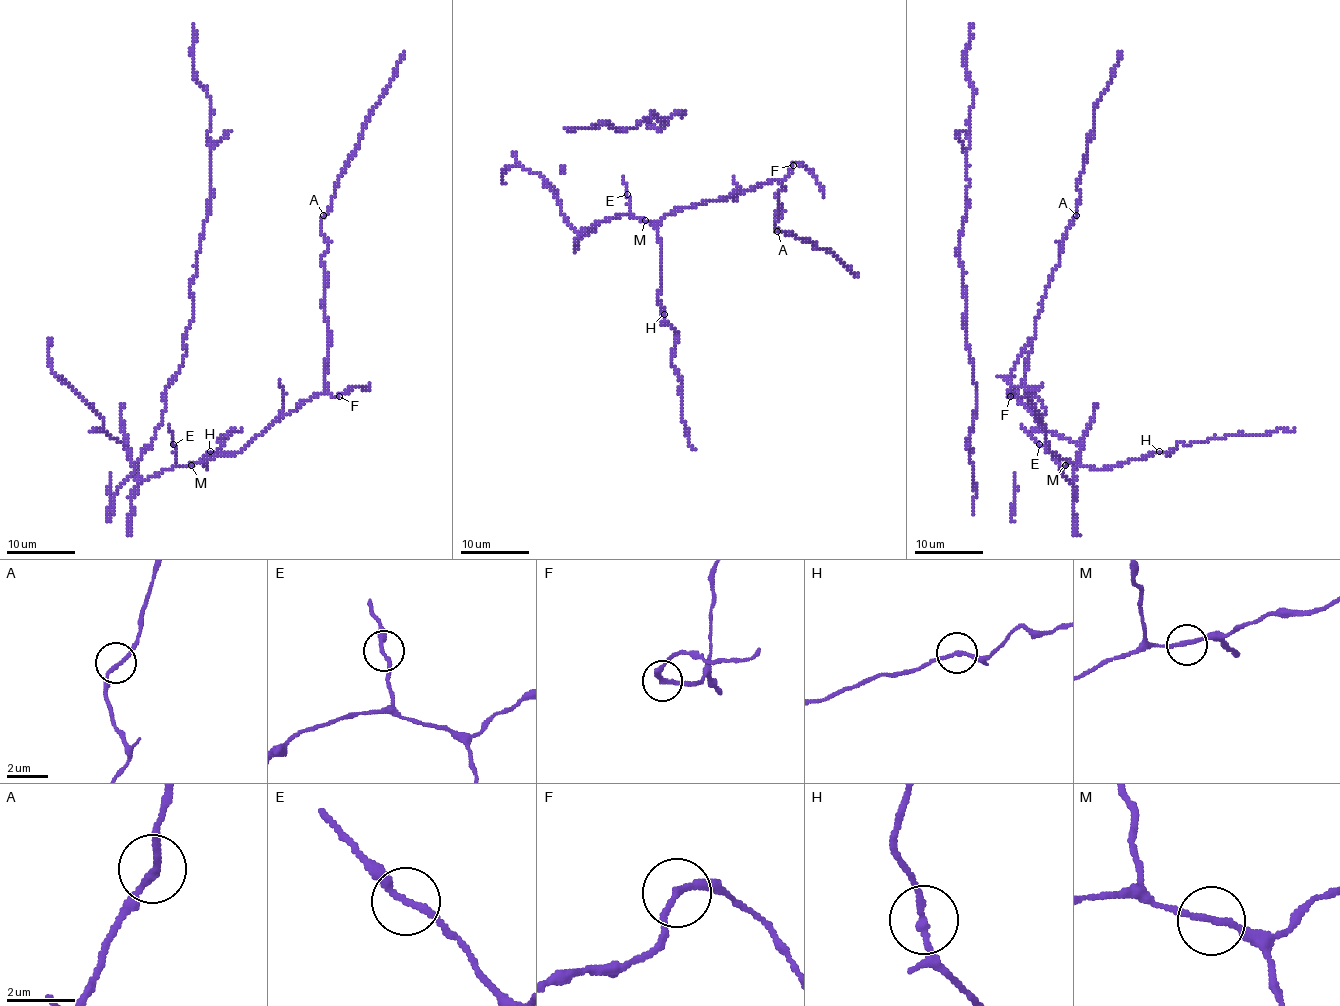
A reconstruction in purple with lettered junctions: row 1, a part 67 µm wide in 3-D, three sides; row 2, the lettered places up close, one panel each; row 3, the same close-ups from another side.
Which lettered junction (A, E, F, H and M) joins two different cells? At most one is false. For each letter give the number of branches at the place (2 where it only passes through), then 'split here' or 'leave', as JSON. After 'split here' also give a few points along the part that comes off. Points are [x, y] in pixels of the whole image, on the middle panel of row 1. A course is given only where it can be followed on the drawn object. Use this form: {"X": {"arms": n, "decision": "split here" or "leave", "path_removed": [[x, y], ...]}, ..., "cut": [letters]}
{"A": {"arms": 2, "decision": "leave"}, "E": {"arms": 2, "decision": "leave"}, "F": {"arms": 2, "decision": "leave"}, "H": {"arms": 2, "decision": "leave"}, "M": {"arms": 2, "decision": "leave"}, "cut": []}

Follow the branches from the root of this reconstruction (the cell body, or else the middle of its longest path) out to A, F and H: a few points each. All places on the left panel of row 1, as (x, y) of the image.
A: (199, 462), (242, 451), (325, 389), (330, 332), (323, 313), (323, 215)
F: (199, 462), (242, 451), (277, 420), (320, 394), (339, 396)
H: (199, 462), (208, 469), (204, 458), (210, 451)

